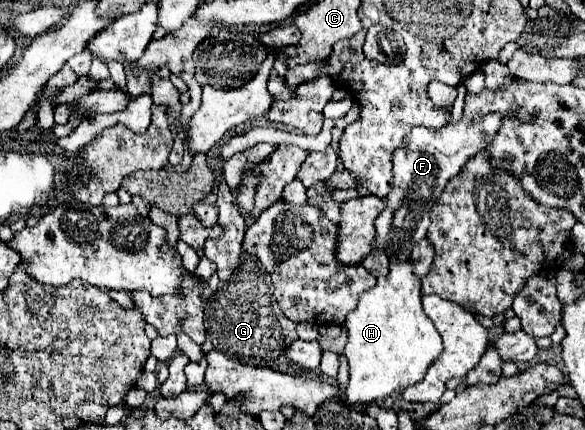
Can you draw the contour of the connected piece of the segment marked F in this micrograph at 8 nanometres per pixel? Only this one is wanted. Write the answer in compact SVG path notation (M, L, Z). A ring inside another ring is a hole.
M495 112L485 116L479 124L461 118L459 122L447 124L441 130L413 128L407 134L407 148L397 150L393 156L395 178L391 192L385 196L385 208L375 222L375 250L383 250L387 258L397 258L401 262L409 260L413 246L427 234L431 206L437 202L447 182L463 168L463 164L493 140L501 128L501 120L501 112ZM399 210L405 212L403 222L395 222L395 214Z

